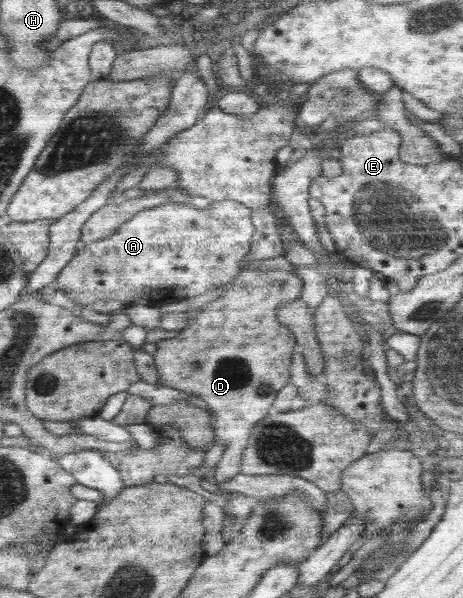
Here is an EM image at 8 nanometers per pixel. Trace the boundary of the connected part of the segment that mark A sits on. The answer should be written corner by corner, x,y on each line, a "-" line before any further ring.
225,199
224,201
210,200
209,207
205,207
204,209
195,209
195,207
189,203
184,203
184,205
174,205
174,203
177,202
169,203
170,205
166,202
156,207
139,211
132,219
123,223
114,235
105,237
94,243
80,245
77,254
59,271
53,285
55,290
64,291
66,297
69,298
74,305
86,305
86,307
91,307
91,305
95,304
95,301
98,300
122,302
124,307
132,305
160,306
168,301
174,302
184,298
196,297
202,295
202,293
206,293
208,289
223,287
226,283
230,283
240,271
238,264
241,259
247,255
251,249
251,239
255,232
255,227
251,220
253,210
231,199

